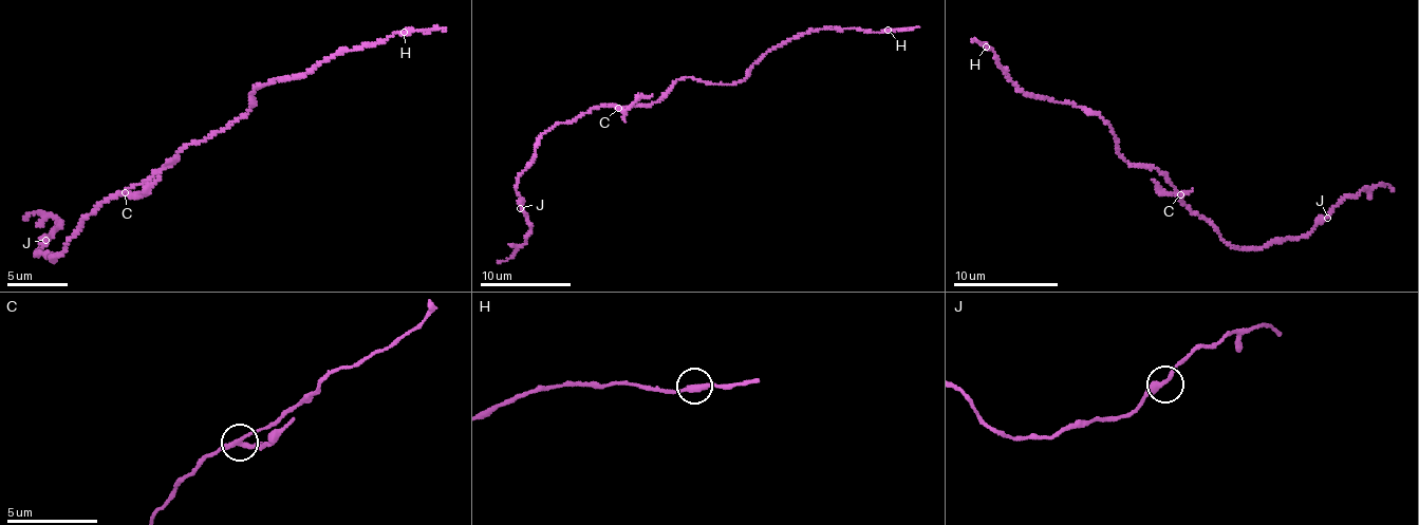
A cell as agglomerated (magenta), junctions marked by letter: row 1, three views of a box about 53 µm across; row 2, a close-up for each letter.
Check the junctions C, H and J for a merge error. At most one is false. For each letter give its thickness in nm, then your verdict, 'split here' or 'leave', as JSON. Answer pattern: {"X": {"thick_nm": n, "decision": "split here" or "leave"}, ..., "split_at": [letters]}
{"C": {"thick_nm": 240, "decision": "split here"}, "H": {"thick_nm": 280, "decision": "leave"}, "J": {"thick_nm": 320, "decision": "leave"}, "split_at": ["C"]}

